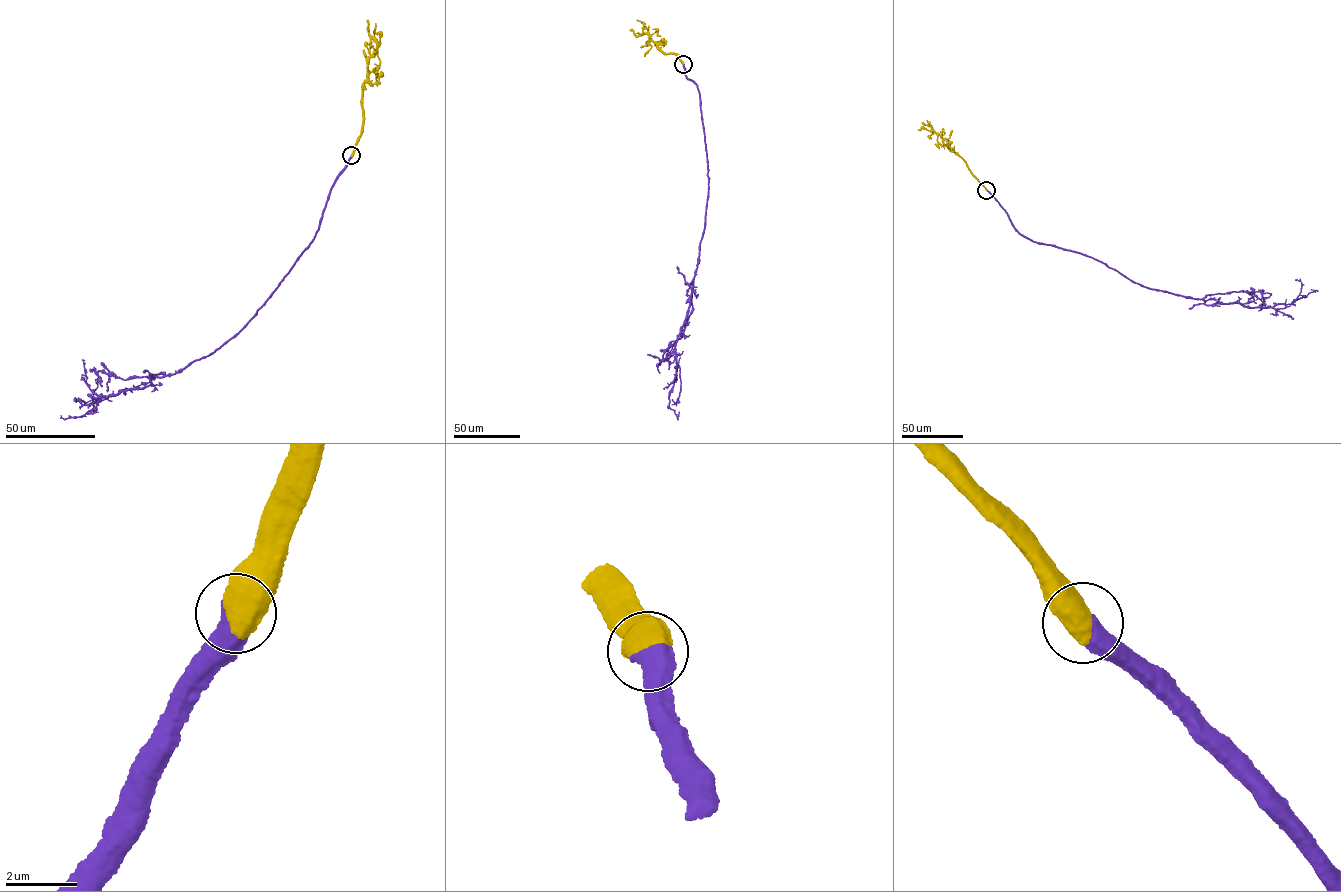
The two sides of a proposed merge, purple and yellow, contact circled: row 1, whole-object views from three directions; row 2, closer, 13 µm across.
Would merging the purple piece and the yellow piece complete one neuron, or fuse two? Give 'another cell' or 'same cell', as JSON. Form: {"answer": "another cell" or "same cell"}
{"answer": "same cell"}

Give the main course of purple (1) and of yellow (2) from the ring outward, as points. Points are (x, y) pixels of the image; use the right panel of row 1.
1: (987, 190), (1020, 234), (1085, 254), (1146, 287), (1207, 305), (1264, 308), (1291, 304), (1311, 289)
2: (986, 190), (966, 162), (951, 151), (932, 129), (929, 138)

